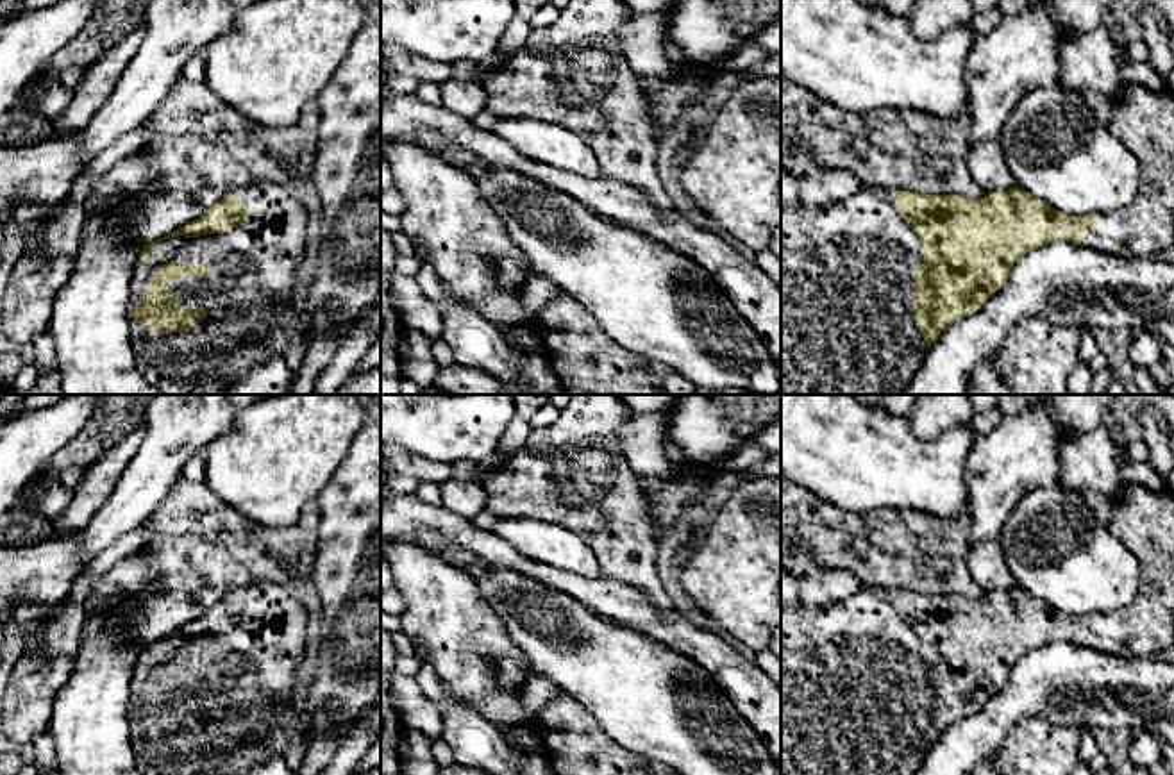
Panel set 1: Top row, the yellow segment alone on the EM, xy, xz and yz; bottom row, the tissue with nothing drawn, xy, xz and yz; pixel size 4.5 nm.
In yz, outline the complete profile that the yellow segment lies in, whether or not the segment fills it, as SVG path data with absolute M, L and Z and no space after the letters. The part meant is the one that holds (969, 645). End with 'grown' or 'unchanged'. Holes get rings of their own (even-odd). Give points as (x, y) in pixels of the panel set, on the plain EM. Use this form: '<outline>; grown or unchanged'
M1126 482L1122 495L1111 505L1111 518L1106 525L1136 557L1140 566L1138 595L1122 611L1101 616L1061 614L1040 598L1031 596L1015 586L1008 591L992 591L983 598L963 595L922 595L917 591L860 588L849 600L822 607L808 607L801 602L781 607L781 775L915 775L927 748L938 736L958 720L976 714L1008 680L1015 664L1031 650L1065 641L1078 646L1090 646L1103 654L1129 659L1153 659L1174 646L1174 493L1153 493L1138 482Z; grown

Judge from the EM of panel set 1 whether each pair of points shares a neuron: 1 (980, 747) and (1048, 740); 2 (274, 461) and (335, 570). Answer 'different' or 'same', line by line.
1: different
2: different

